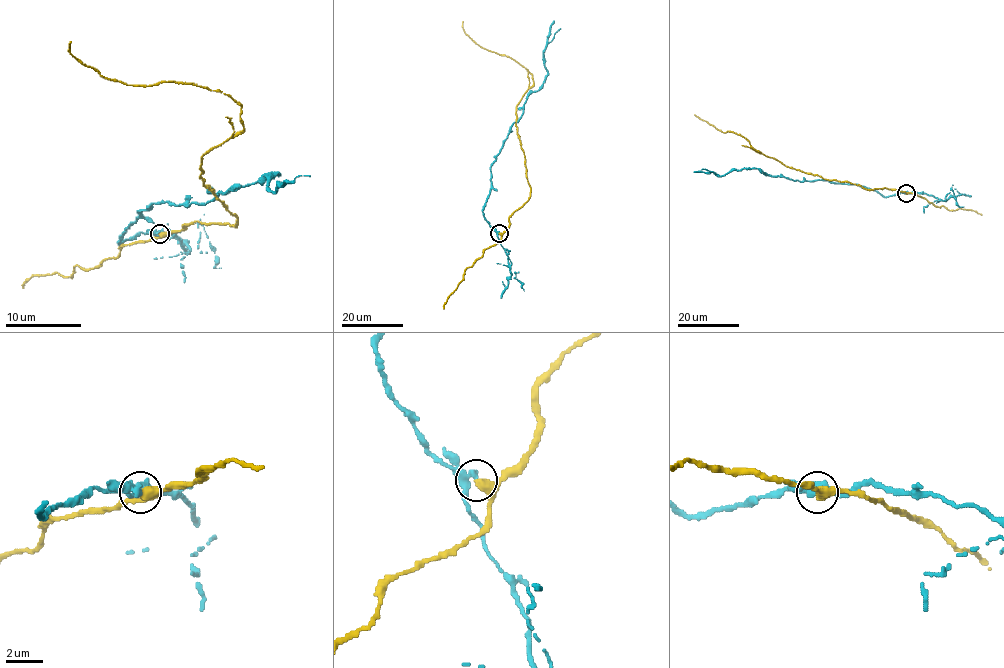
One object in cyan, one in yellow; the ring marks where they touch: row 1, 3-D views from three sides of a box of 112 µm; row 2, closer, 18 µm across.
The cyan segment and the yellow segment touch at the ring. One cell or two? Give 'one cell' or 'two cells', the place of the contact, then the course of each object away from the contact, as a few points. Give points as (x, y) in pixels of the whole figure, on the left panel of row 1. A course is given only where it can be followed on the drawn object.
two cells; at (159, 234); cyan runs (159, 234), (119, 244), (138, 210), (214, 198), (265, 174), (278, 174), (272, 193), (293, 183); yellow runs (159, 234), (236, 225), (202, 183), (200, 157), (244, 129), (240, 106), (176, 81), (108, 80), (70, 42)

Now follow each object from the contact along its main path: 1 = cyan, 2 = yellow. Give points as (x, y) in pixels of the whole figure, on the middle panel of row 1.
1: (499, 232), (483, 212), (490, 165), (521, 116), (526, 97), (547, 74), (543, 51), (553, 21)
2: (499, 233), (530, 194), (516, 106), (533, 81), (506, 55), (478, 45), (463, 21)

